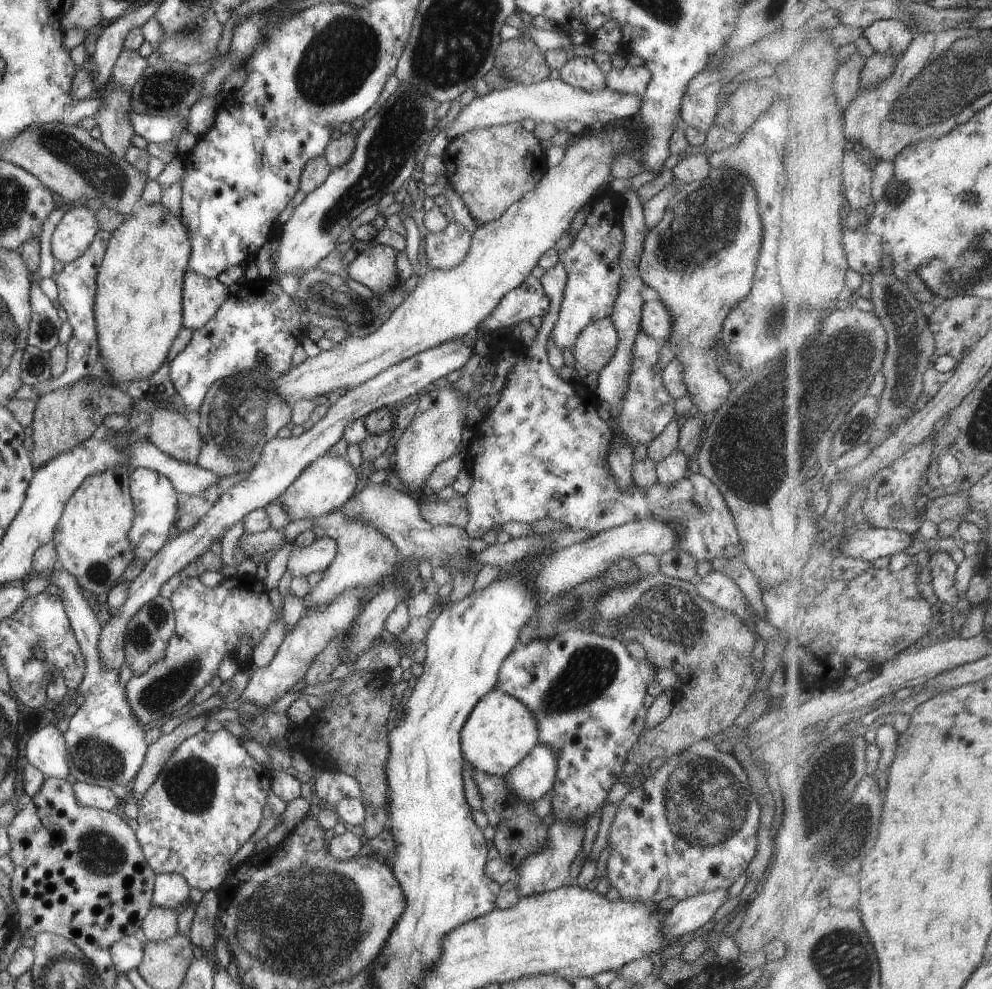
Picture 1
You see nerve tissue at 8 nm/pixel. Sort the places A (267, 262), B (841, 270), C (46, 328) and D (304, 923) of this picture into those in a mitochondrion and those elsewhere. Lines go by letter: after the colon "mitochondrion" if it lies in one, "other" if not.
A: other
B: other
C: mitochondrion
D: mitochondrion

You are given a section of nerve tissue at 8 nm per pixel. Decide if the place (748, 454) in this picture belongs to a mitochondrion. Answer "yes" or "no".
yes

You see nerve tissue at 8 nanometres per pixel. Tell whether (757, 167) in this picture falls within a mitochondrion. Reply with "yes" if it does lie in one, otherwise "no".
yes

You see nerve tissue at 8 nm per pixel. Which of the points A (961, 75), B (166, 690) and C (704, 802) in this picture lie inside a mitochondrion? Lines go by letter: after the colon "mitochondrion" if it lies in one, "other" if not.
A: mitochondrion
B: mitochondrion
C: mitochondrion

